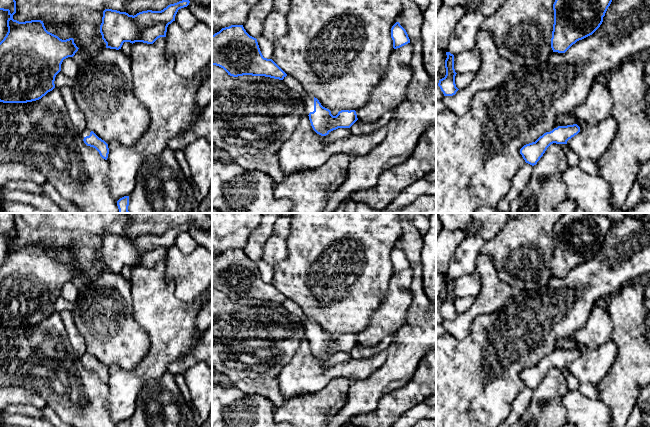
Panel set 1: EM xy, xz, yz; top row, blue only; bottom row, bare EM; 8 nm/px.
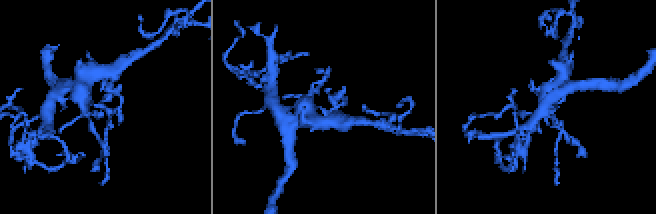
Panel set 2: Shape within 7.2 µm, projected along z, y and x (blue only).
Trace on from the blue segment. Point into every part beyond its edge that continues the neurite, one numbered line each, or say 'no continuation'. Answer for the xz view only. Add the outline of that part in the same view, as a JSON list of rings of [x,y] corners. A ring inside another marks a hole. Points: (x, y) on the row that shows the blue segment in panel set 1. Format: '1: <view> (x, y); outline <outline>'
1: xz (308, 99); outline [[[305,92],[302,98],[305,102],[305,113],[309,115],[310,112],[314,111],[314,96]]]

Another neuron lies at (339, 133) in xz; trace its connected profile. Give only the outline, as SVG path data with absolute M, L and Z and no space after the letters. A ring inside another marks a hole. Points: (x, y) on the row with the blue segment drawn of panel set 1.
M338 128L336 130L329 132L329 134L325 136L324 143L331 144L338 139L341 139L343 137L347 137L350 135L352 135L352 133L349 128Z

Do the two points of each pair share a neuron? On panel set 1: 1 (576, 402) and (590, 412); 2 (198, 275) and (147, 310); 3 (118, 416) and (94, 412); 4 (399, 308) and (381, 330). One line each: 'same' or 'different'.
1: same
2: different
3: different
4: same

